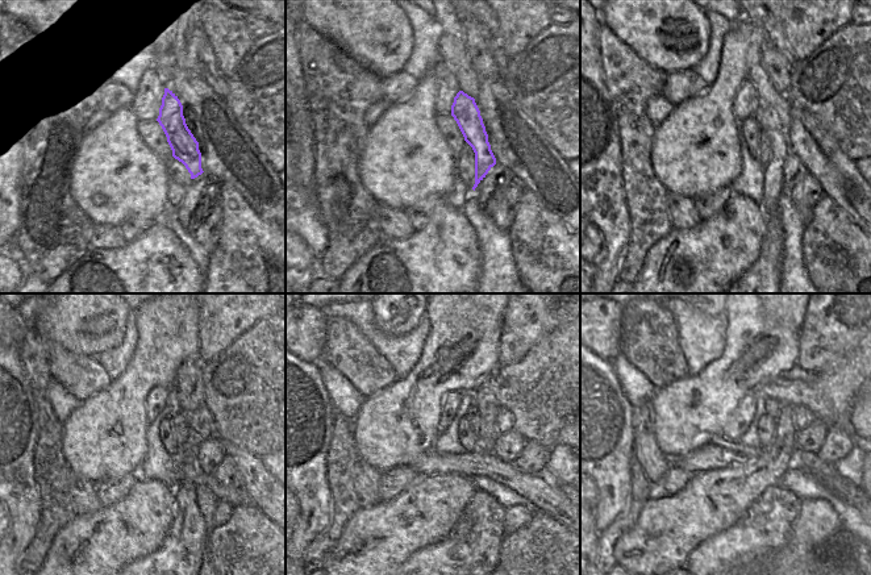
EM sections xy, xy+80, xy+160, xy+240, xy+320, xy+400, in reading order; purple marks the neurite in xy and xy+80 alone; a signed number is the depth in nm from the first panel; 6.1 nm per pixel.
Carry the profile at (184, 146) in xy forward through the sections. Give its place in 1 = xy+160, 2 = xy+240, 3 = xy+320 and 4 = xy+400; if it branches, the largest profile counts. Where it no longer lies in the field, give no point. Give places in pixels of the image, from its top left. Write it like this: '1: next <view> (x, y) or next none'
1: next xy+160 (774, 123)
2: next xy+240 (176, 561)
3: next xy+320 (463, 561)
4: next xy+400 (736, 561)

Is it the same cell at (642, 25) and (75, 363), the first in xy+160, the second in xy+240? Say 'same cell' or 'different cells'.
different cells

